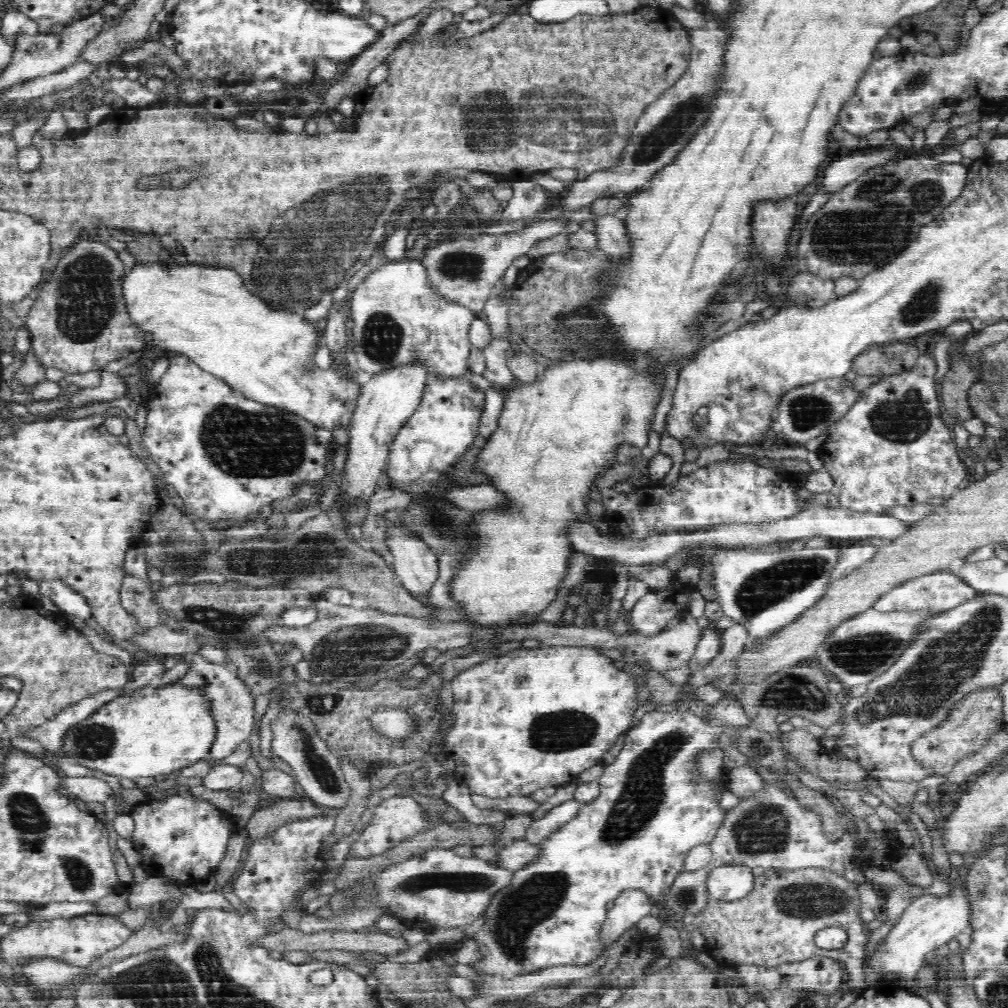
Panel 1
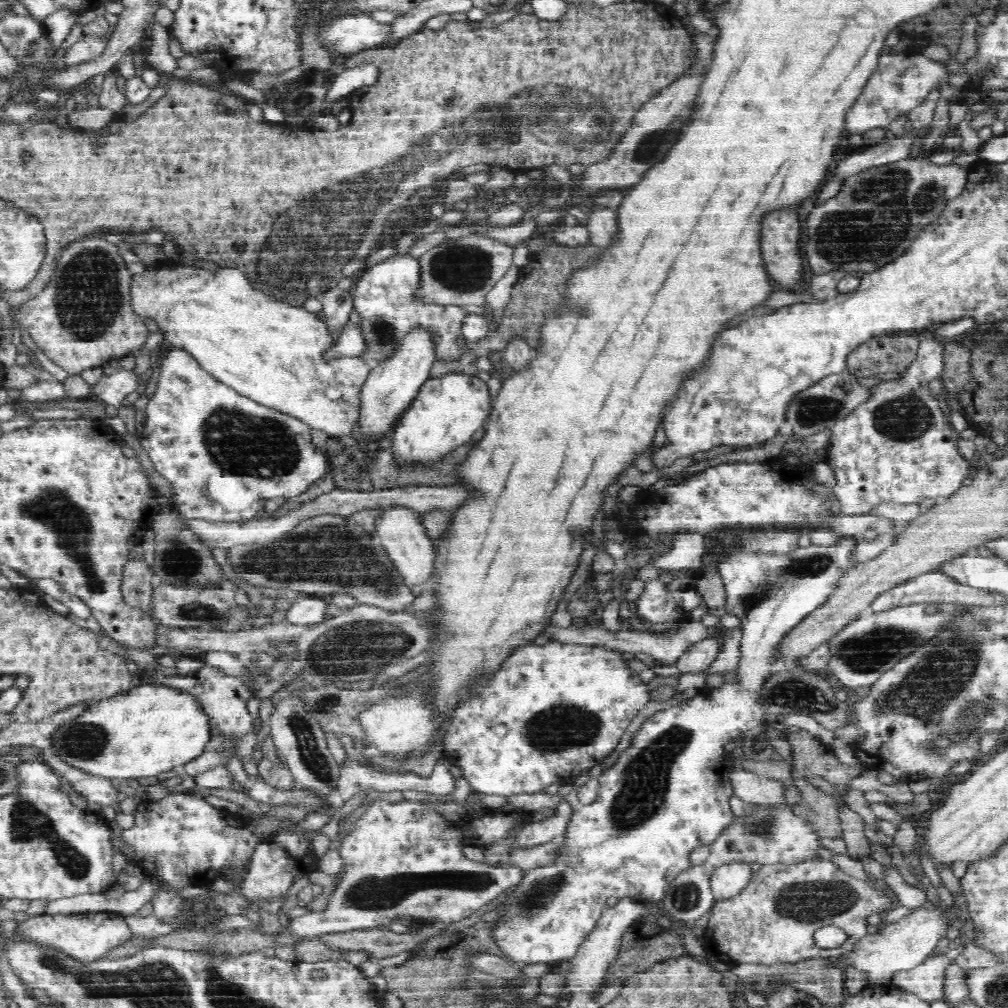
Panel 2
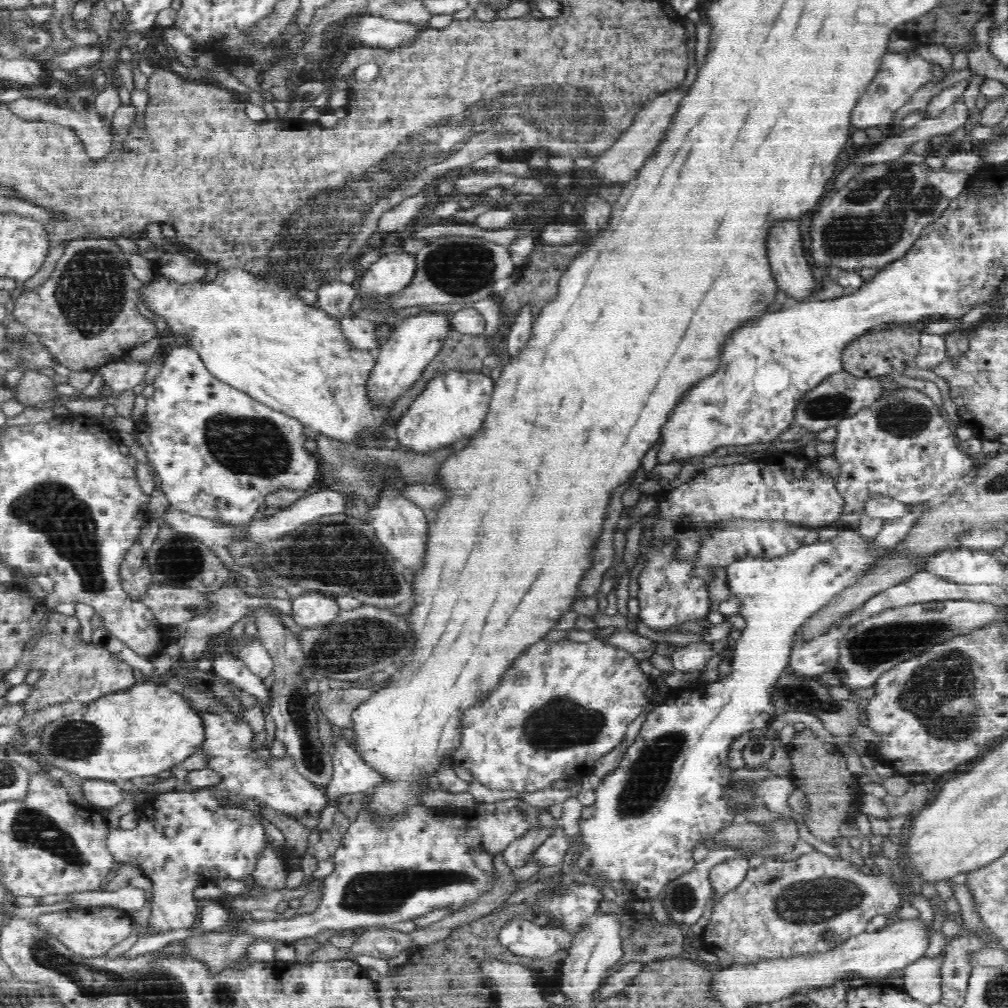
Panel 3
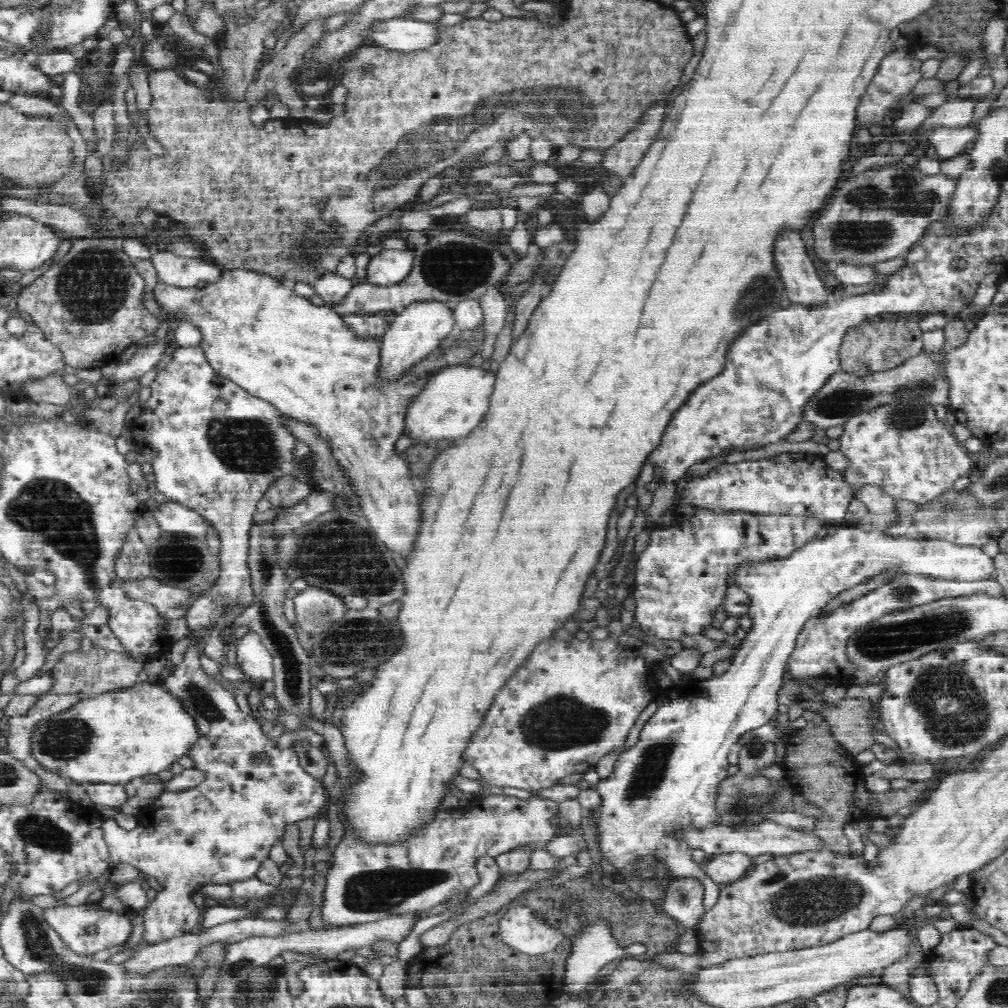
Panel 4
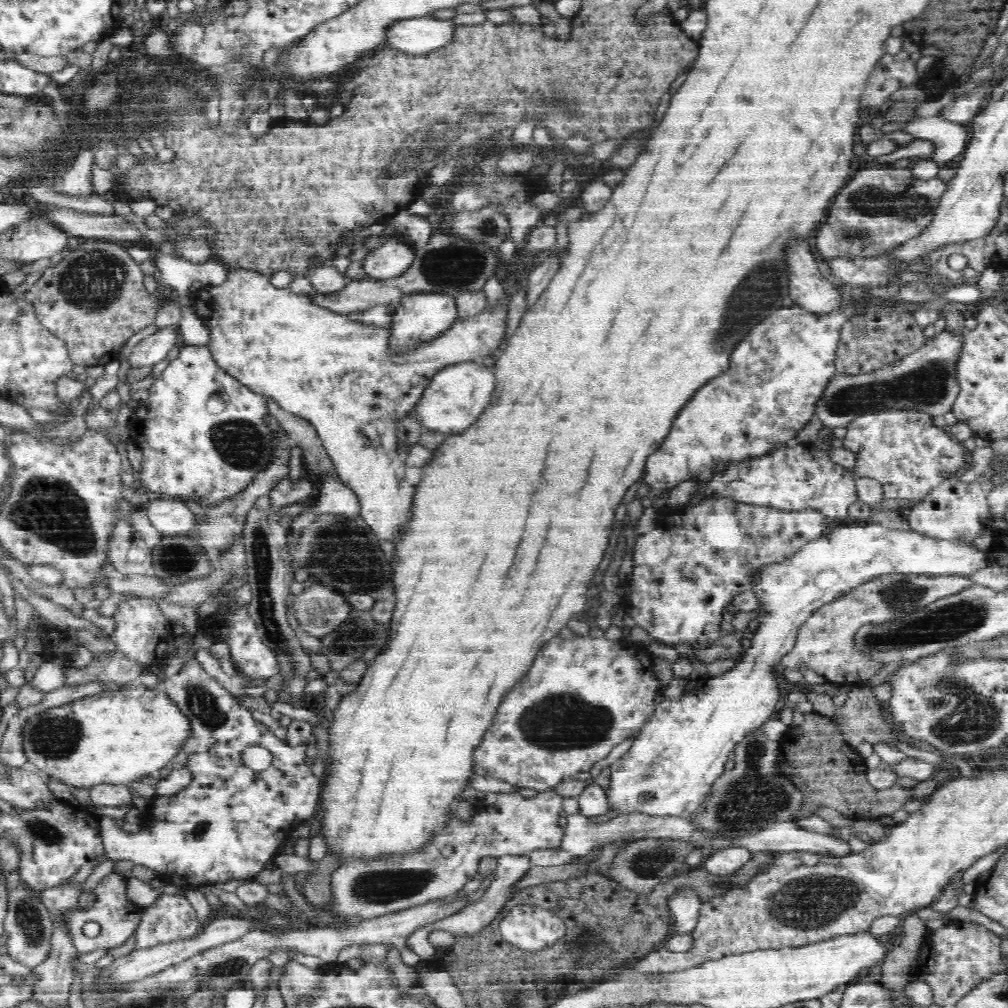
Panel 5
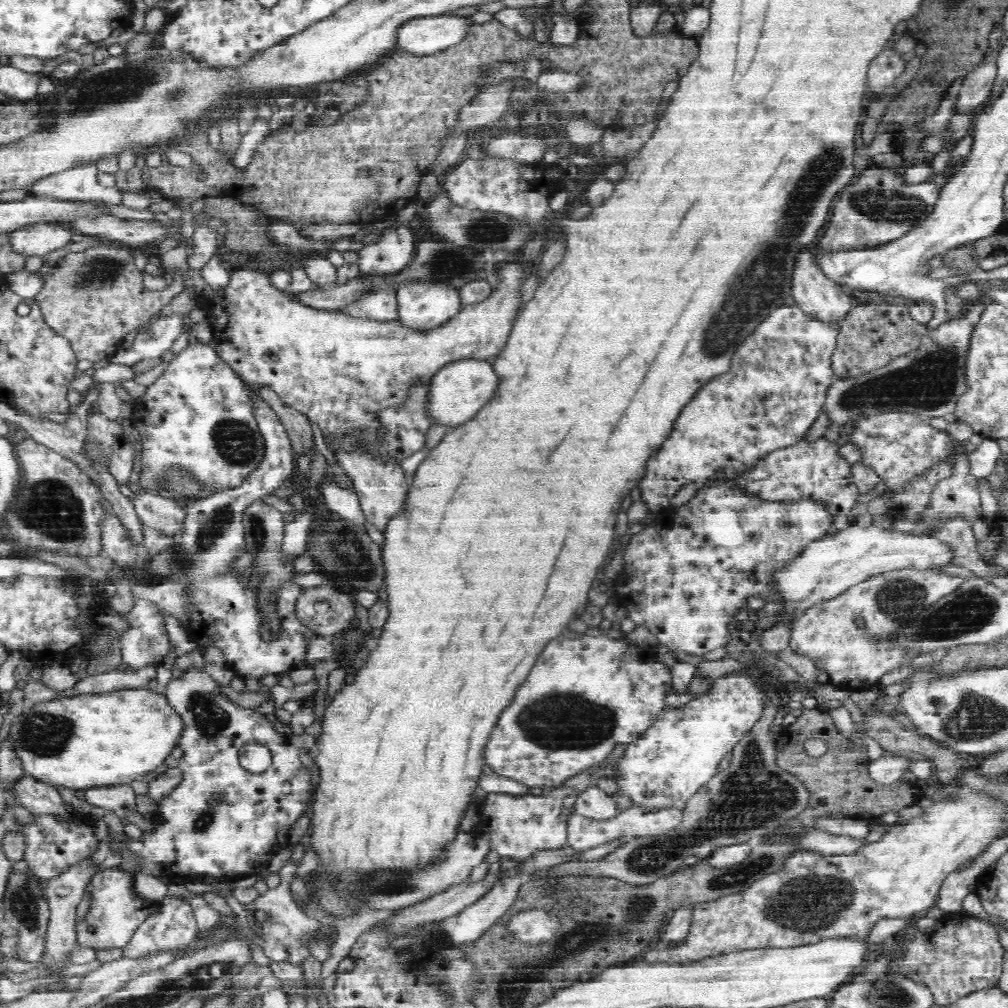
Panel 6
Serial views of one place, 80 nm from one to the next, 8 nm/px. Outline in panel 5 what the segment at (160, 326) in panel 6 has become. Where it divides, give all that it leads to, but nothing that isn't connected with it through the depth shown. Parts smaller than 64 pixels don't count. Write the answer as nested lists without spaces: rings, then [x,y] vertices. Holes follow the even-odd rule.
[[[176,326],[158,329],[156,333],[142,339],[133,349],[129,356],[130,366],[153,366],[160,360],[167,358],[168,352],[176,346],[178,340]]]

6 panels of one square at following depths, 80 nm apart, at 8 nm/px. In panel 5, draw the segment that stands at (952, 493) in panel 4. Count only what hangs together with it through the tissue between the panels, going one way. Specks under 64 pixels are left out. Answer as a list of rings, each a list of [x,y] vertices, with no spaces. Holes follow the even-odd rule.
[[[956,475],[940,482],[907,514],[911,531],[946,541],[958,542],[962,539],[965,542],[973,542],[984,532],[984,529],[992,527],[992,517],[980,483],[964,483],[959,481]]]

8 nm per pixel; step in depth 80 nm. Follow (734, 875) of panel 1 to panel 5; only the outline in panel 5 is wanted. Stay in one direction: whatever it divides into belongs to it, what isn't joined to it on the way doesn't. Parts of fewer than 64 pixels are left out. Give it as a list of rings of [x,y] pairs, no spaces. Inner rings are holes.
[[[729,847],[726,850],[713,851],[706,856],[703,866],[708,872],[724,876],[733,874],[734,871],[741,870],[742,866],[752,858],[751,851],[747,847]]]

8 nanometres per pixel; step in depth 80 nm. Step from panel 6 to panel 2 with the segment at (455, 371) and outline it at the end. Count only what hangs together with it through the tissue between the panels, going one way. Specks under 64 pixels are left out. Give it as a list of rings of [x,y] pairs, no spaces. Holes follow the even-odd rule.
[[[453,371],[440,378],[428,379],[421,387],[414,403],[409,406],[409,410],[398,420],[392,446],[390,446],[394,461],[400,467],[416,466],[421,463],[422,465],[434,465],[441,462],[451,451],[456,450],[462,444],[466,444],[478,428],[485,426],[492,408],[488,385],[474,375],[466,376],[464,373]]]

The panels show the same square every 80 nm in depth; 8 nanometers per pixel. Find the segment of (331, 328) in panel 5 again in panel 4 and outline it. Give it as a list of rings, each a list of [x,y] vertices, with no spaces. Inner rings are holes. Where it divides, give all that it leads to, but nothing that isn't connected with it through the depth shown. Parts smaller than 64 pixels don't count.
[[[236,269],[236,270],[222,270],[220,278],[213,283],[208,283],[203,288],[190,287],[180,288],[178,286],[169,285],[162,281],[154,287],[152,294],[161,309],[163,317],[168,318],[174,324],[177,321],[187,320],[193,324],[202,333],[202,340],[199,342],[199,347],[204,351],[208,364],[216,371],[216,374],[227,378],[228,380],[238,384],[244,388],[250,395],[263,399],[271,403],[281,415],[294,418],[300,422],[314,426],[324,441],[329,442],[330,450],[333,450],[333,457],[340,464],[340,468],[344,469],[344,474],[348,477],[348,484],[351,483],[354,493],[360,499],[360,510],[362,515],[368,520],[369,526],[374,530],[378,540],[381,540],[392,552],[408,556],[412,552],[413,540],[416,539],[416,534],[421,530],[421,513],[420,513],[420,500],[421,497],[417,495],[414,484],[408,478],[409,468],[407,463],[400,459],[396,450],[396,440],[400,438],[404,430],[404,414],[407,414],[406,406],[410,404],[410,400],[422,392],[424,386],[427,385],[430,376],[434,375],[438,370],[459,364],[459,362],[466,361],[468,357],[474,356],[476,352],[480,352],[483,342],[483,326],[476,328],[476,330],[456,331],[445,341],[438,346],[432,354],[428,354],[426,358],[422,358],[420,362],[416,362],[416,366],[412,366],[412,370],[406,370],[400,378],[384,379],[379,374],[380,366],[380,338],[363,338],[360,334],[355,334],[351,327],[343,321],[341,314],[335,310],[326,307],[324,304],[319,303],[317,300],[310,300],[304,296],[295,294],[293,286],[287,283],[280,283],[275,278],[257,273],[251,270]]]

